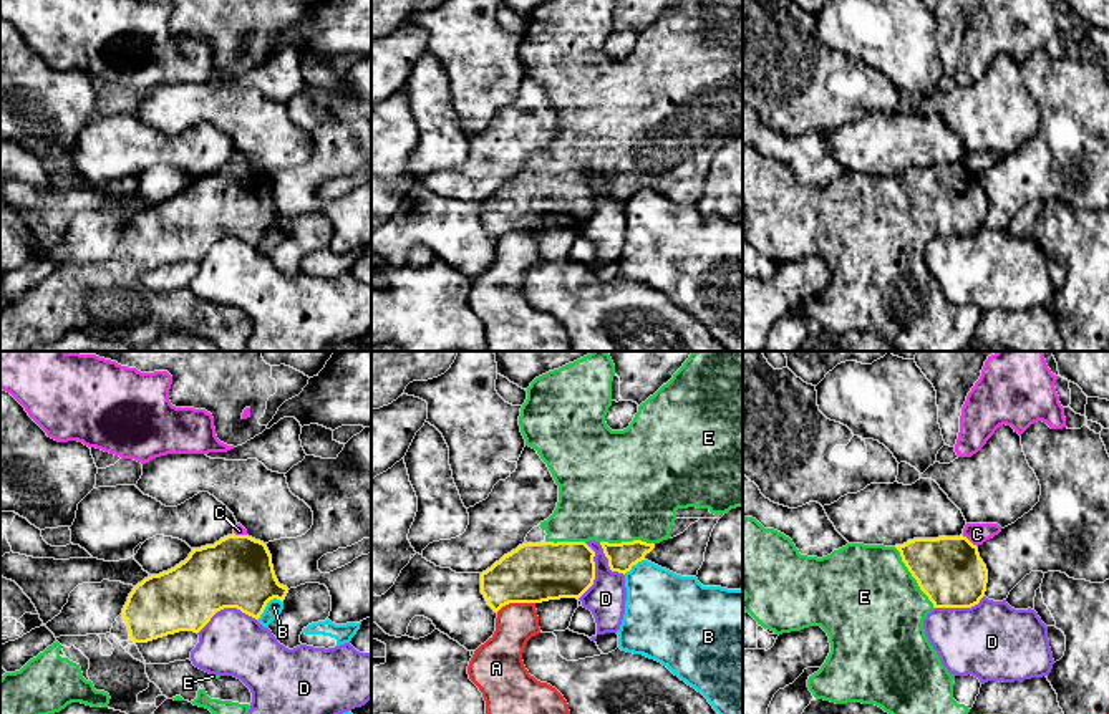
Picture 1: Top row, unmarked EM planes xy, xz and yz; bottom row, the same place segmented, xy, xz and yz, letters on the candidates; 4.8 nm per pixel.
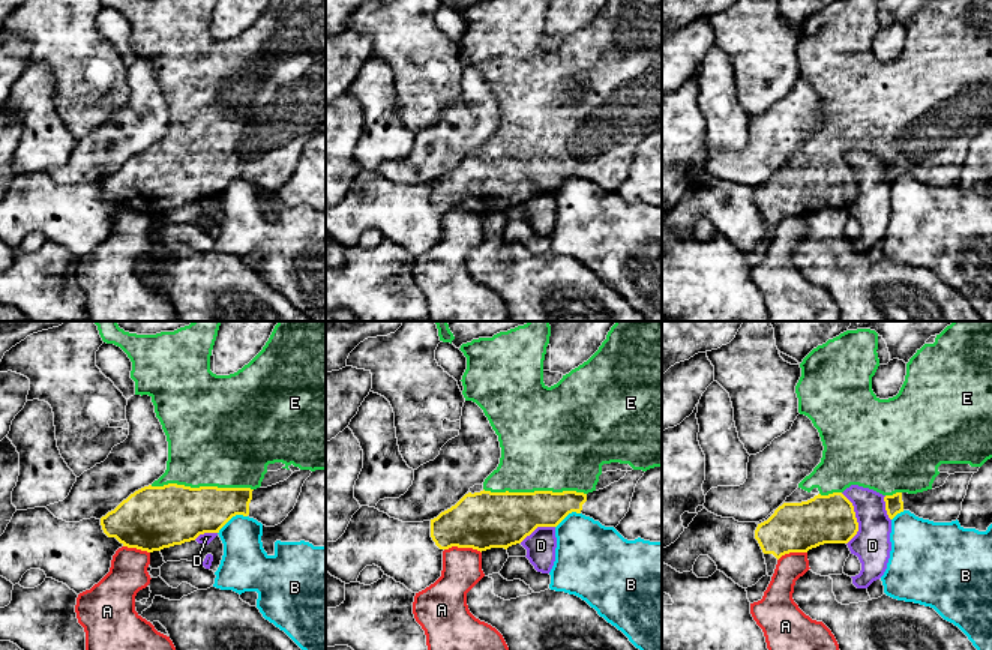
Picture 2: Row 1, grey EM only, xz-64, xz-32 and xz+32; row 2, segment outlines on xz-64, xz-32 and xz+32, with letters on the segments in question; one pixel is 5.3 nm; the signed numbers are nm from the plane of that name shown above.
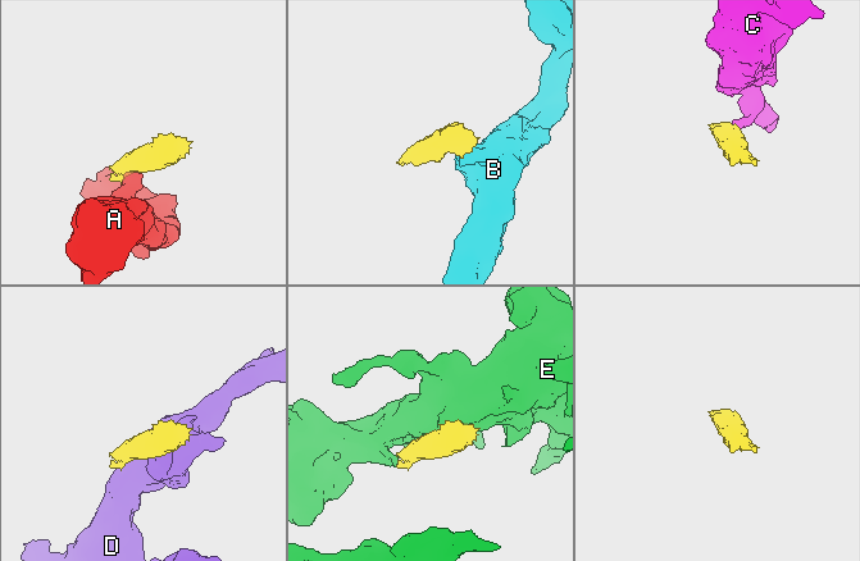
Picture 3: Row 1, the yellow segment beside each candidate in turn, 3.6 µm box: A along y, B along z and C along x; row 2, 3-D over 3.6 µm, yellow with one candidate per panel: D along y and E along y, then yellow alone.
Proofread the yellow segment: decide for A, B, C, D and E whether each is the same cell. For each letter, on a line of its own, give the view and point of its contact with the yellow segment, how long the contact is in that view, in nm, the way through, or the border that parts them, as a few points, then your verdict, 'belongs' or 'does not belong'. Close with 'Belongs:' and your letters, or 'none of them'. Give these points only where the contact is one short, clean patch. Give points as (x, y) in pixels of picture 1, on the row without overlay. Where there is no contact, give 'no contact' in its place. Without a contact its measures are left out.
A: meets yellow in xz at (514, 231); contact 200 nm long; border along xz (534, 231), (509, 231), (496, 241); does not belong
B: meets yellow in xy at (266, 234); contact 160 nm long; border along xy (282, 229), (272, 227), (257, 249); does not belong
C: meets yellow in yz at (968, 169); contact 100 nm long; border along yz (962, 164), (977, 176); does not belong
D: meets yellow in xy at (226, 236); contact 300 nm long; border along xy (256, 247), (236, 237), (221, 237), (198, 262); does not belong
E: meets yellow in yz at (912, 204); contact 360 nm long; belongs
Belongs: E

